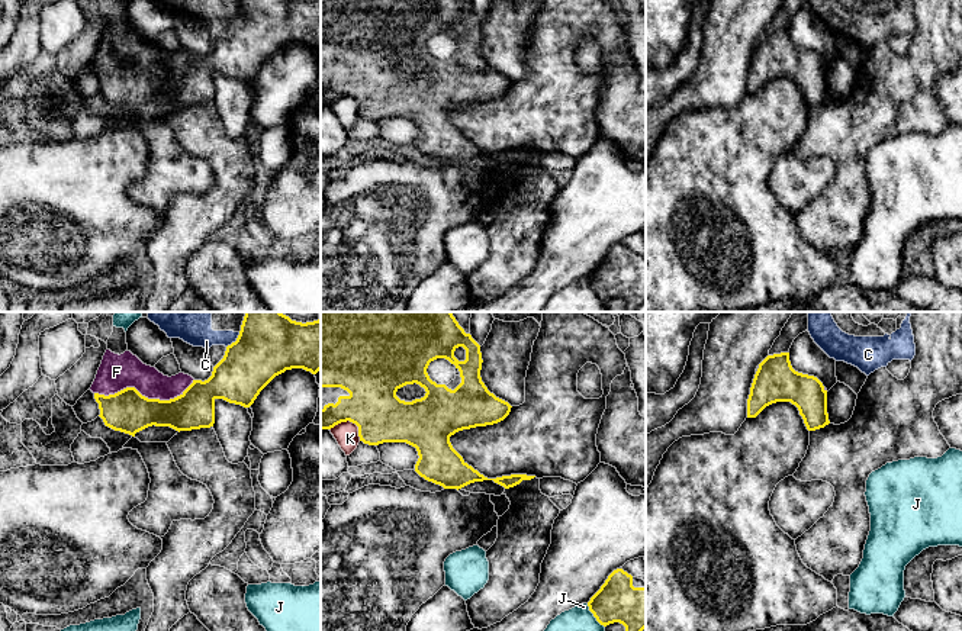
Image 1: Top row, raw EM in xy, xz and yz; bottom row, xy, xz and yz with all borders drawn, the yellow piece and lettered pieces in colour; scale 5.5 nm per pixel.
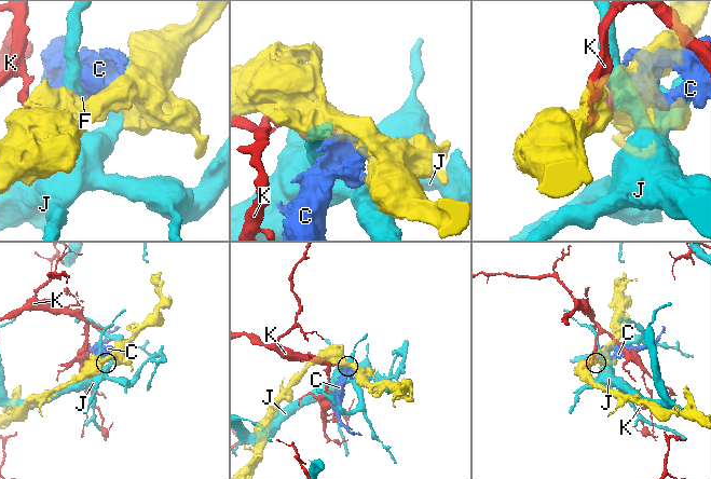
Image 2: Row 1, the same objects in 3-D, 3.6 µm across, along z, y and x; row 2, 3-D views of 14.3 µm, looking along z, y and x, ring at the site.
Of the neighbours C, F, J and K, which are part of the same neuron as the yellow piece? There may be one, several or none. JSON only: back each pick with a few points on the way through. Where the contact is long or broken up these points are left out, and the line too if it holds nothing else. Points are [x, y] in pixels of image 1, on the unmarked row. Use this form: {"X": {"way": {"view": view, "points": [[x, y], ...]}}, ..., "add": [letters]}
{"add": ["F"]}

